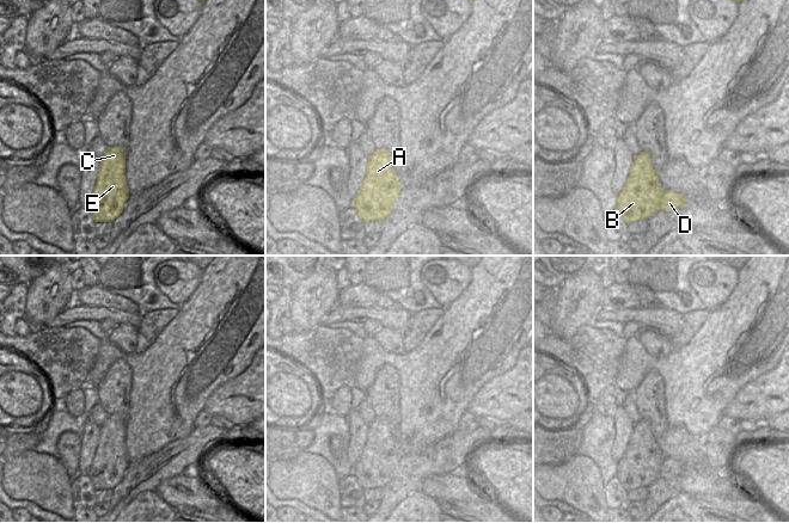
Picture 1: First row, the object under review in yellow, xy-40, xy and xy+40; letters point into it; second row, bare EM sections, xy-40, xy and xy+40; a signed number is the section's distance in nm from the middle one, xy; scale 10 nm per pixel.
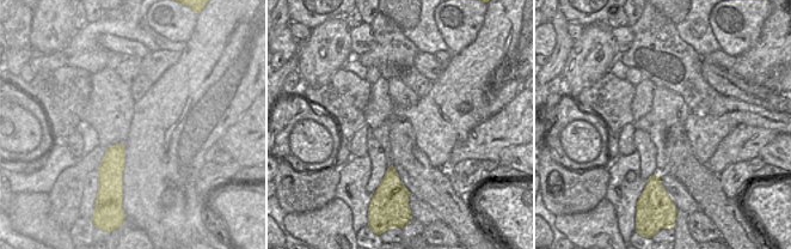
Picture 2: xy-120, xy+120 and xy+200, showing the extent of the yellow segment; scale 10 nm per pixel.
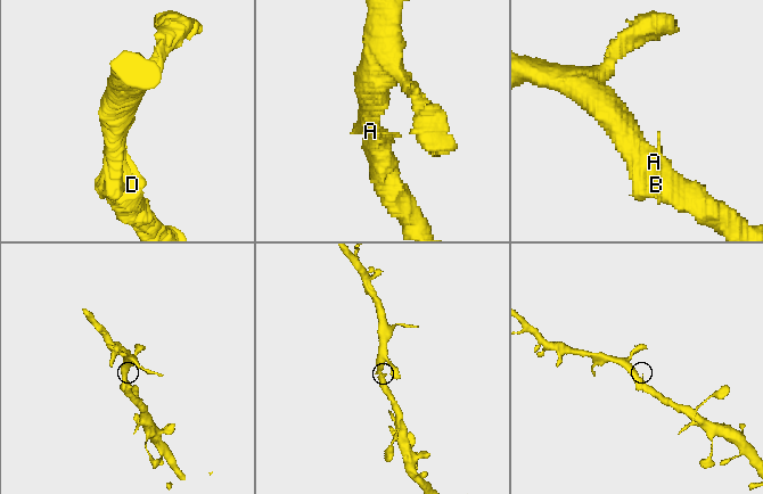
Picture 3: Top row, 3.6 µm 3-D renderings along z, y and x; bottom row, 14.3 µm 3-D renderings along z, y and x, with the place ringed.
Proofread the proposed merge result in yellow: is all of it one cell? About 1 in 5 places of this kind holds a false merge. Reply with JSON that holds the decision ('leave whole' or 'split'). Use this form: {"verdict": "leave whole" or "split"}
{"verdict": "leave whole"}

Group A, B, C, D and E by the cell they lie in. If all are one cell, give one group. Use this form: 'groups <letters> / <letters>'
groups A B C D E

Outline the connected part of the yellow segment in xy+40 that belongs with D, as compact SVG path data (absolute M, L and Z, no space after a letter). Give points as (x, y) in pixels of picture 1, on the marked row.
M642 152L635 155L628 181L617 195L617 210L625 223L647 221L658 210L673 211L687 205L687 197L673 190L665 190L659 183L650 155Z

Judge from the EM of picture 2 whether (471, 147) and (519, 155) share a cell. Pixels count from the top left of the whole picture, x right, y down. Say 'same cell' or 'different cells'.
different cells

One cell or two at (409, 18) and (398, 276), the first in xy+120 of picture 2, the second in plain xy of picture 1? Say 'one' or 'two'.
one

